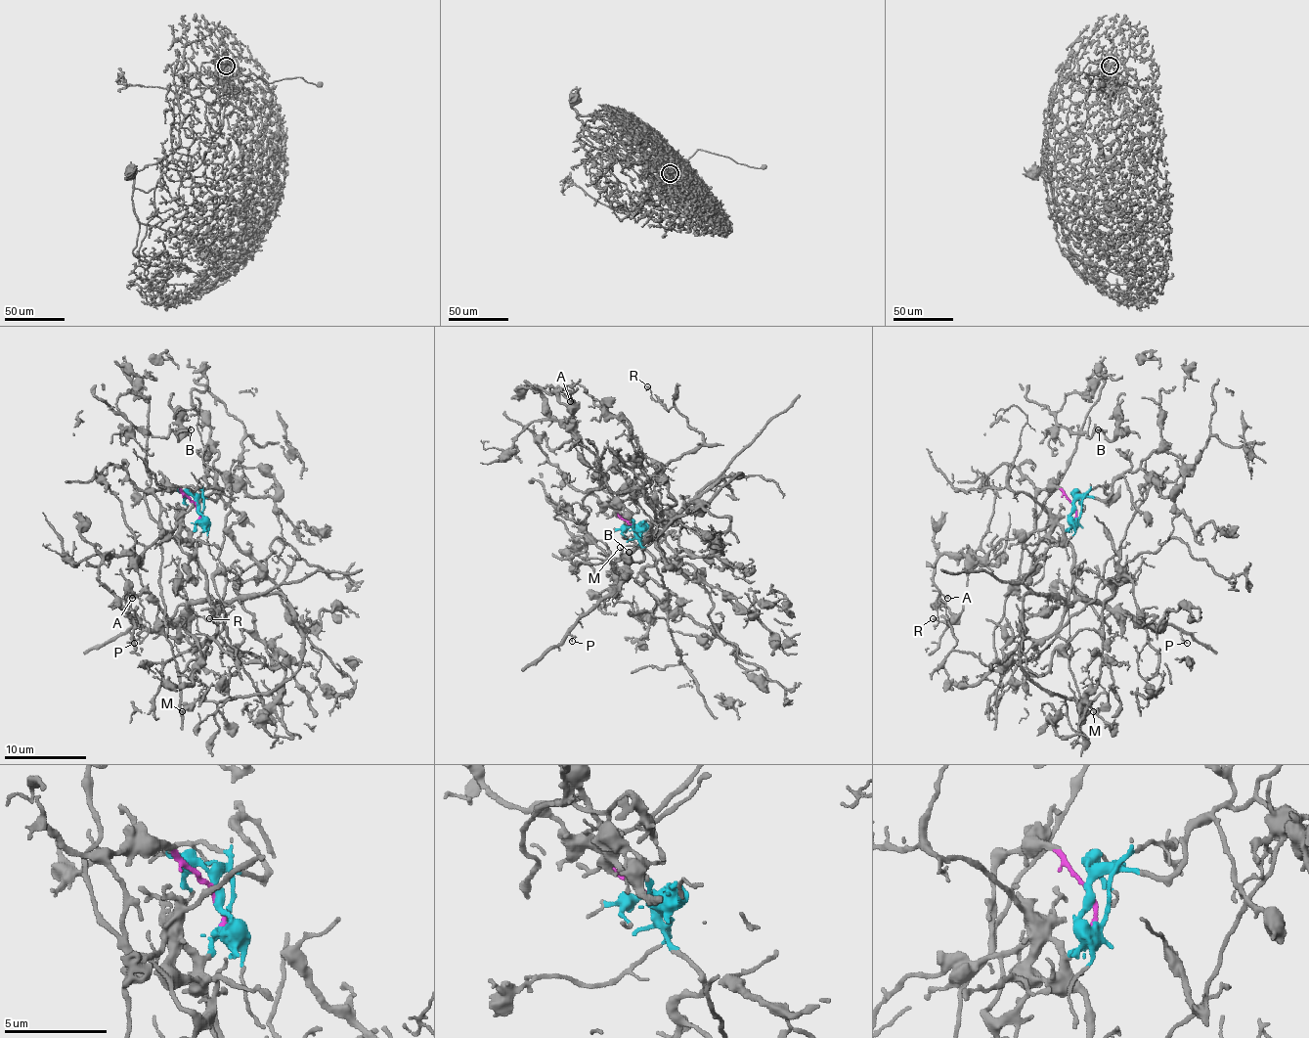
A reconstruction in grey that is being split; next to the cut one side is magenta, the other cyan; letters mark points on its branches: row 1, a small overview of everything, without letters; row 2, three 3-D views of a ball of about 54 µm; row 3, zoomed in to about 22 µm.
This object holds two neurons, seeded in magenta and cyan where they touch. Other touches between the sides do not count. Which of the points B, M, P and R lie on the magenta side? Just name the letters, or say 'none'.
B

